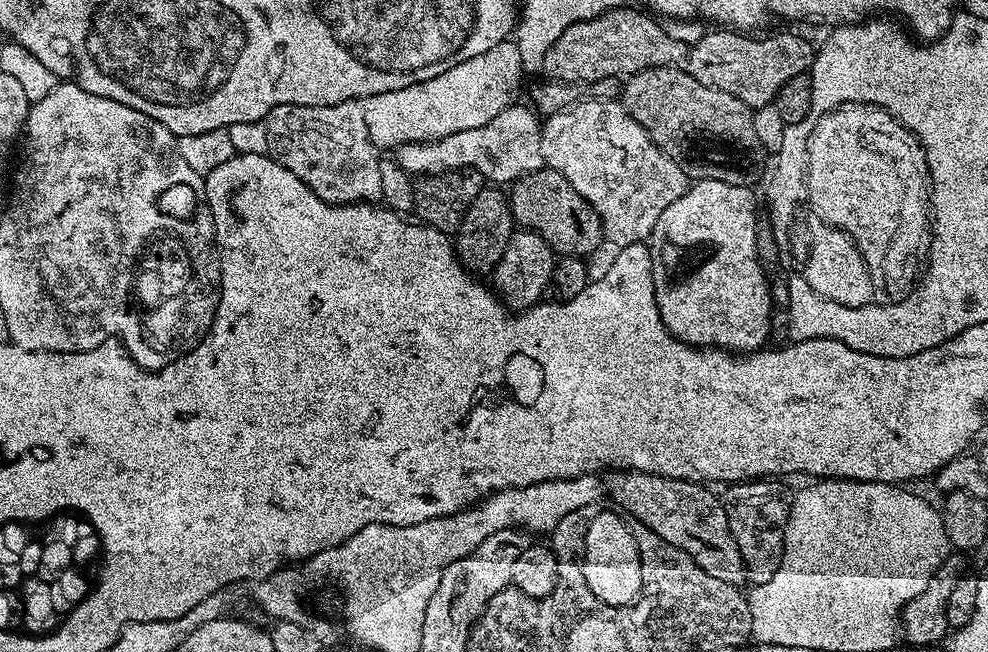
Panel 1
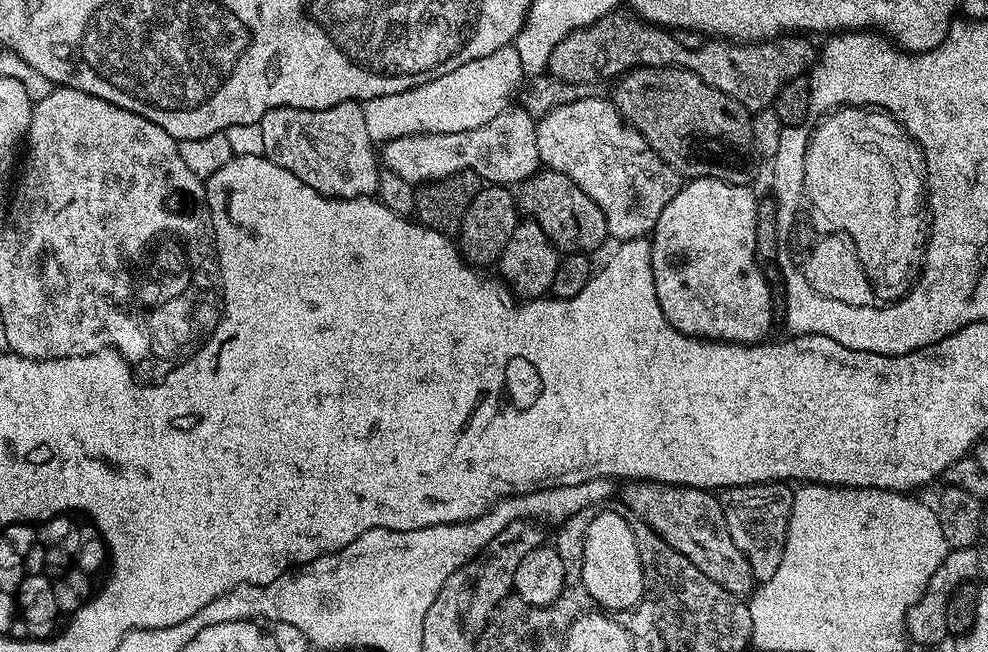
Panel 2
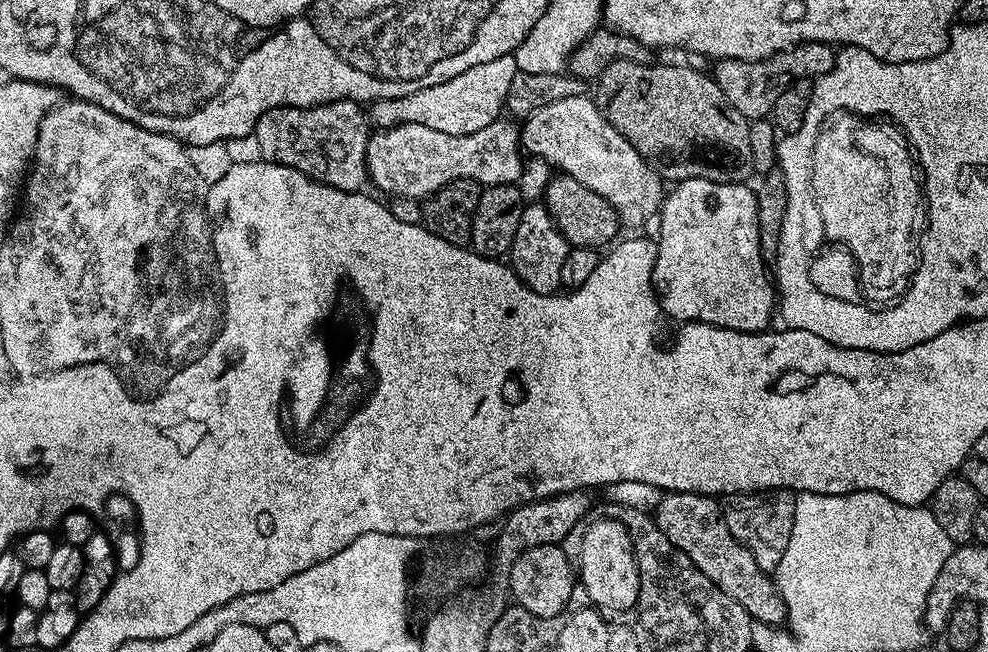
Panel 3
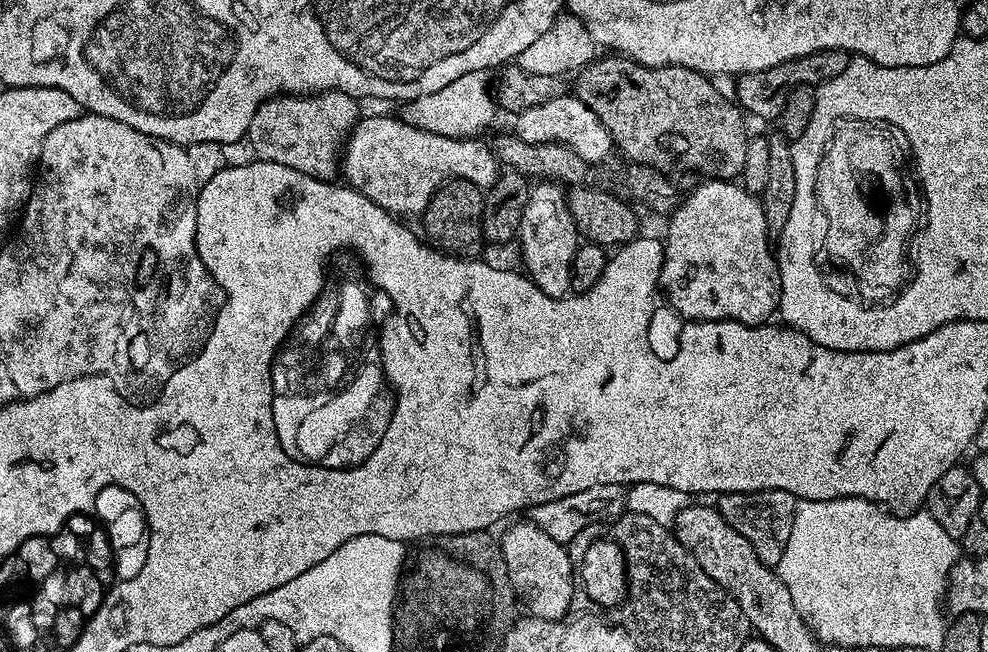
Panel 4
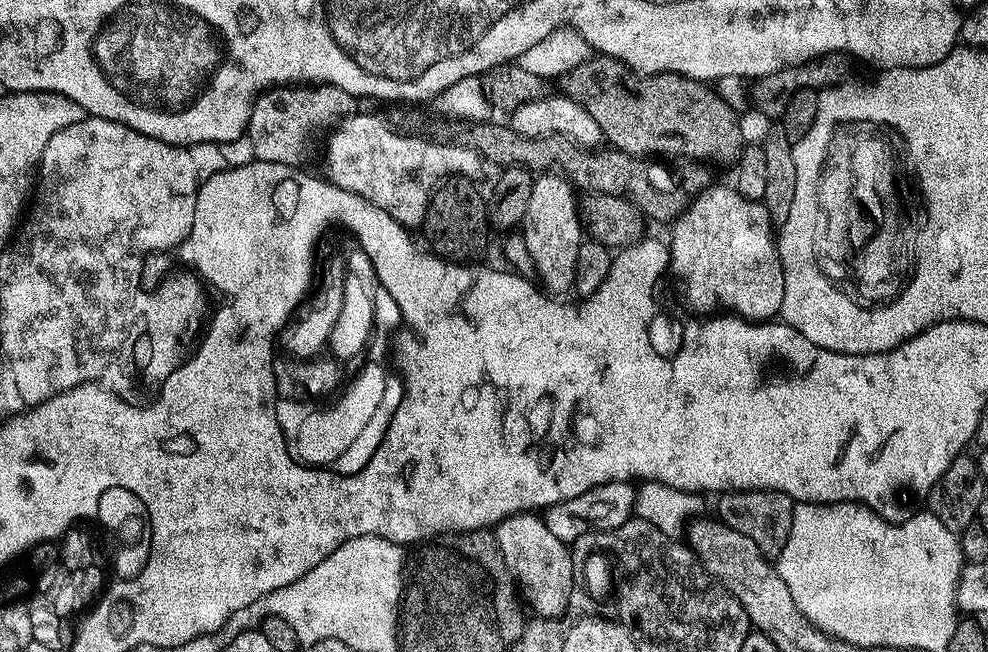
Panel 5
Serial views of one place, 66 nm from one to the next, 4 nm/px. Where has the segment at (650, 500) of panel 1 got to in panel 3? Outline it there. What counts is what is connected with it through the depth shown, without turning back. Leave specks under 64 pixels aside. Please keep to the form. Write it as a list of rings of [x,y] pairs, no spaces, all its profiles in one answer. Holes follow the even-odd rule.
[[[669,492],[659,498],[660,505],[654,511],[654,519],[672,545],[682,550],[682,554],[686,554],[686,558],[690,558],[690,562],[694,562],[694,566],[698,566],[698,570],[702,570],[702,574],[722,590],[722,594],[744,606],[755,623],[783,625],[786,620],[784,603],[773,577],[763,572],[758,562],[754,562],[750,550],[730,534],[721,501],[697,492]]]

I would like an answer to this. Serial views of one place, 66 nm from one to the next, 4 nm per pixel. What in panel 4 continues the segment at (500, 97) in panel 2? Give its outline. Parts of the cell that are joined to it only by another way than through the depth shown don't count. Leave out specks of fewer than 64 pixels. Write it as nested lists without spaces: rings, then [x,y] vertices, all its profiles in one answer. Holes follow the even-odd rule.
[[[488,72],[462,74],[462,78],[454,78],[450,86],[442,86],[442,90],[434,90],[434,94],[407,101],[403,108],[402,116],[407,123],[413,124],[415,128],[424,128],[428,132],[450,138],[475,137],[483,128],[491,126],[492,119],[495,118],[496,112],[498,113]]]

